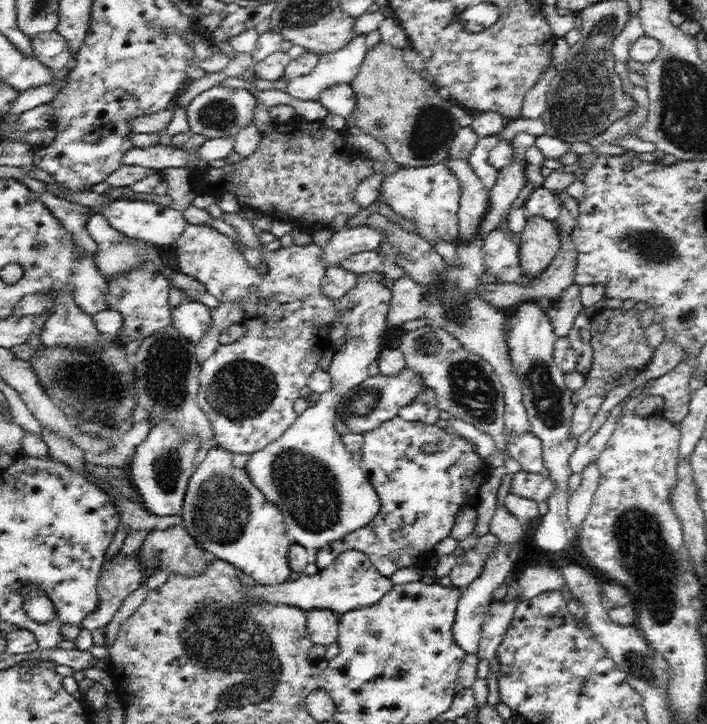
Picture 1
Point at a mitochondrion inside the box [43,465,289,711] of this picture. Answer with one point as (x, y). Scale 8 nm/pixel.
(216, 635)

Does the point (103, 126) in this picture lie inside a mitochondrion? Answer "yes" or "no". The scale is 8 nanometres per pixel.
no

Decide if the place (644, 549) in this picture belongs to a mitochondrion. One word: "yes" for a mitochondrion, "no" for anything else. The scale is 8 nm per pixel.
yes

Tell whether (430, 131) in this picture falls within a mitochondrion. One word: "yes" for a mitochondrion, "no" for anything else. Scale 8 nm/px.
yes

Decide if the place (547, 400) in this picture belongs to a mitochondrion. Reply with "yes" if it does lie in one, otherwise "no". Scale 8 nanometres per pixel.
yes

